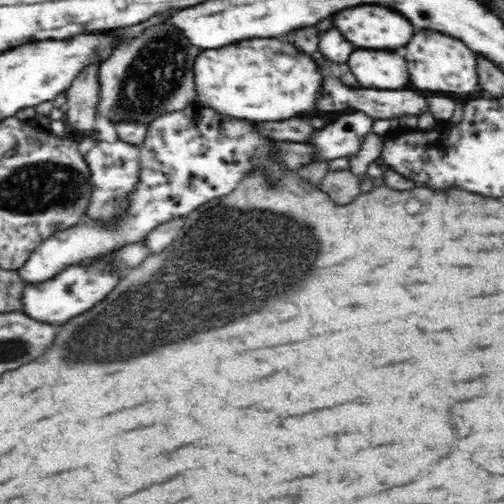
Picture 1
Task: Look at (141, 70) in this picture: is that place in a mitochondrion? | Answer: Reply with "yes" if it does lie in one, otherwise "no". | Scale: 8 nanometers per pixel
yes

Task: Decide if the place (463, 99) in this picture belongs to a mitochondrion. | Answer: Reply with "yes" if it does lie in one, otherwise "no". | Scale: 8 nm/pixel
no

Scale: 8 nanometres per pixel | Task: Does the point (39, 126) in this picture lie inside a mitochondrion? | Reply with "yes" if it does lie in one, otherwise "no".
no

